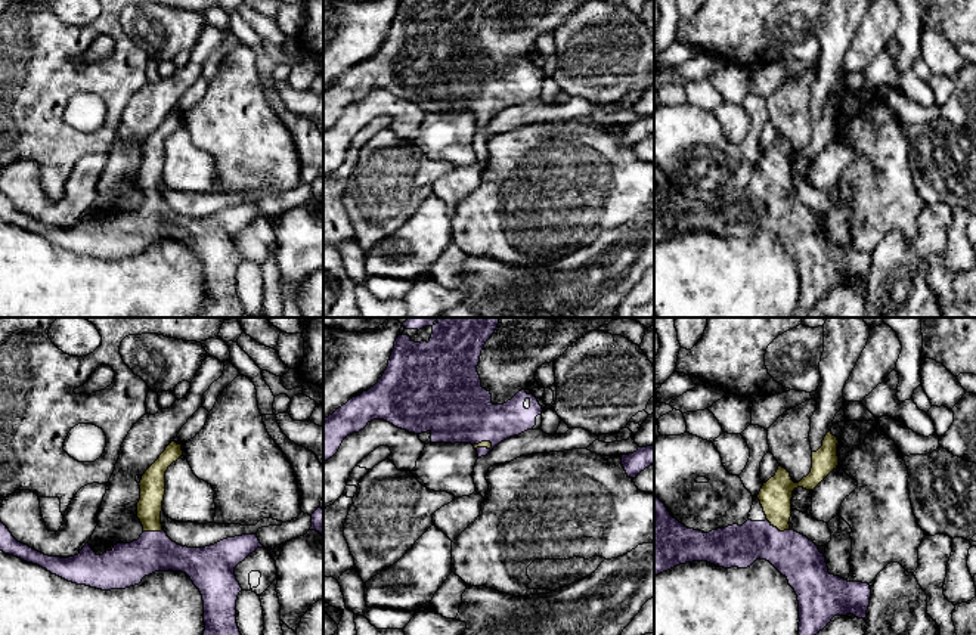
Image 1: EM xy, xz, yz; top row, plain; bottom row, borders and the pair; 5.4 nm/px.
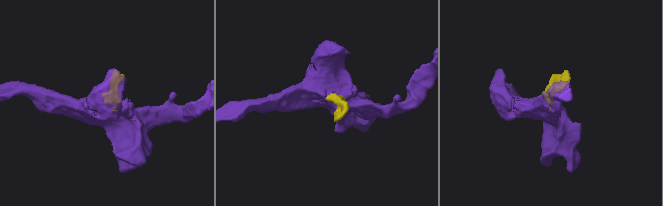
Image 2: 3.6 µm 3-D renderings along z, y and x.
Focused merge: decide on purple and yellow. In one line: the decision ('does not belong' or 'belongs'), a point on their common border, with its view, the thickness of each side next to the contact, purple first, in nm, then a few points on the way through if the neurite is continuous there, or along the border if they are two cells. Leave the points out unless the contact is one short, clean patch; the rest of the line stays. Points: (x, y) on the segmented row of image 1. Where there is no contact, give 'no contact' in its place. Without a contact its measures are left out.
belongs; meets purple in yz at (778, 530); 240 nm thick on the purple side, 180 nm on the other; runs through yz (796, 557), (778, 539), (778, 530), (775, 495)

